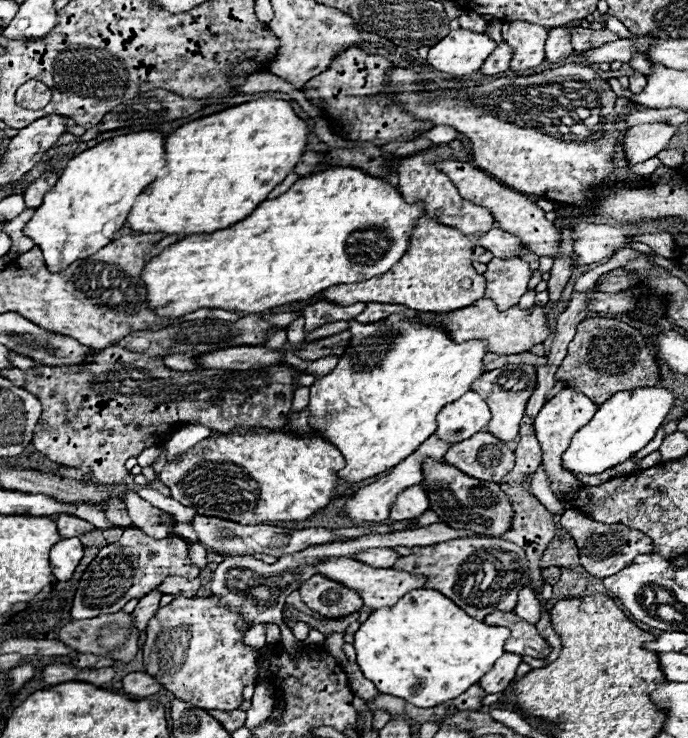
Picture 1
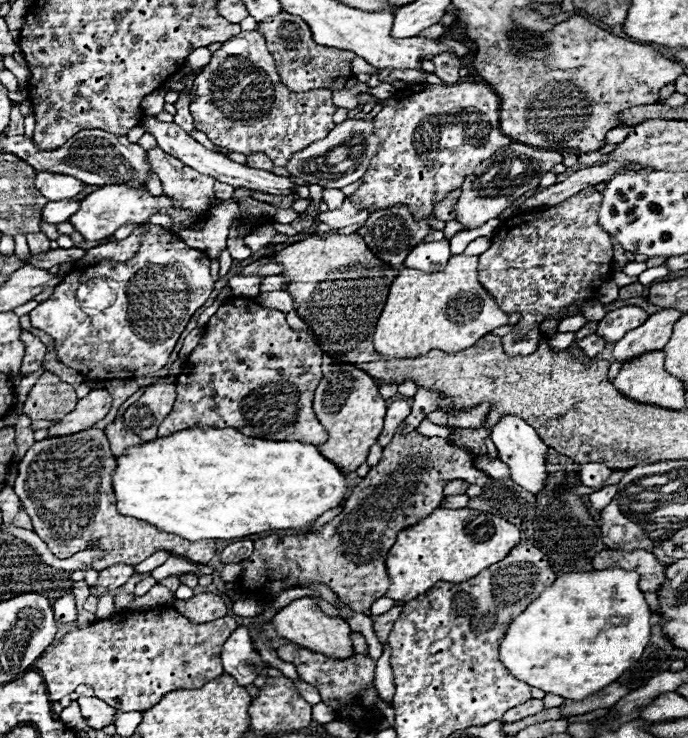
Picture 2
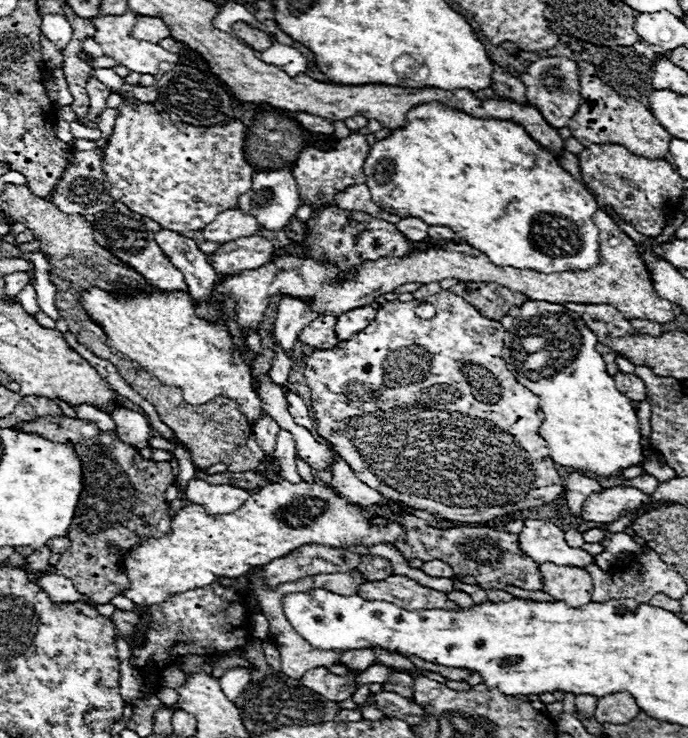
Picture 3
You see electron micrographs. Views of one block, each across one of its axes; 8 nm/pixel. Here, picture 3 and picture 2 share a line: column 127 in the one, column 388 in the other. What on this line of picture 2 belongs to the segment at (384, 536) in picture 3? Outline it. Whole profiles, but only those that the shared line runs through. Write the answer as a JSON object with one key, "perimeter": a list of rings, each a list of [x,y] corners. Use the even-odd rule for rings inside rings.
{"perimeter":[[[438,508],[428,518],[398,534],[398,540],[386,558],[386,570],[392,578],[386,596],[398,602],[408,602],[422,592],[428,592],[436,582],[466,582],[486,570],[490,564],[504,560],[518,542],[520,530],[500,516],[472,508]]]}

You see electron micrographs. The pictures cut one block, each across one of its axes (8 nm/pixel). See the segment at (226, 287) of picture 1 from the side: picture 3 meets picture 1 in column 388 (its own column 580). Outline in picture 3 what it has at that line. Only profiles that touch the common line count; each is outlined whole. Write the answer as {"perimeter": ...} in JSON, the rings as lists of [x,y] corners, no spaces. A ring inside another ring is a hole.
{"perimeter":[[[430,102],[430,104],[418,104],[406,114],[406,124],[402,128],[392,130],[392,136],[386,136],[384,140],[378,140],[366,158],[364,164],[364,174],[366,174],[366,186],[370,188],[372,200],[388,208],[392,214],[400,218],[408,216],[418,216],[422,218],[428,226],[448,226],[452,232],[458,234],[458,238],[470,246],[474,246],[478,252],[486,254],[490,262],[498,266],[512,266],[512,268],[530,268],[536,272],[552,274],[552,272],[566,272],[566,270],[588,270],[600,262],[598,256],[598,228],[592,222],[592,214],[598,210],[598,202],[594,196],[578,182],[574,180],[562,166],[560,162],[548,154],[528,132],[512,122],[512,120],[500,120],[500,118],[474,118],[462,110],[454,110],[450,106],[444,106],[440,102]]]}

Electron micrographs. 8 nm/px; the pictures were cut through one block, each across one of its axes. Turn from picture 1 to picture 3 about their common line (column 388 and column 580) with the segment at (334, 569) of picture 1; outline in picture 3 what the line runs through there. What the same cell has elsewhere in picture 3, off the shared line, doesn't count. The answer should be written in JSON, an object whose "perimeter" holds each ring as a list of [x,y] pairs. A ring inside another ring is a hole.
{"perimeter":[[[540,564],[540,576],[544,584],[544,592],[554,600],[562,600],[568,606],[582,606],[590,602],[592,596],[592,578],[586,570],[576,566],[556,566],[556,564]]]}

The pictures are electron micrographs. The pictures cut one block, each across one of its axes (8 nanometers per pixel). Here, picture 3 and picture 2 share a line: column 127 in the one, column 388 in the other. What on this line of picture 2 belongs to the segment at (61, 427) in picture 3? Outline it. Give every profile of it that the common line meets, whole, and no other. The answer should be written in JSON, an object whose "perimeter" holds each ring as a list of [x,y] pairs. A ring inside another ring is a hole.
{"perimeter":[[[404,422],[396,428],[396,434],[388,446],[384,446],[382,458],[376,466],[370,468],[370,472],[362,478],[362,482],[352,490],[348,500],[344,502],[342,512],[322,526],[318,532],[310,534],[298,534],[298,536],[266,536],[254,540],[254,554],[244,562],[244,572],[240,576],[240,586],[244,592],[258,594],[260,598],[268,598],[270,594],[308,584],[308,580],[318,580],[328,584],[340,598],[340,602],[348,604],[354,612],[370,610],[370,606],[382,598],[390,586],[390,578],[386,572],[386,556],[390,546],[396,542],[396,534],[404,528],[410,528],[410,524],[418,524],[418,520],[426,518],[430,512],[434,512],[442,500],[444,500],[444,484],[450,480],[464,478],[466,482],[472,482],[476,486],[486,486],[492,482],[490,476],[486,476],[482,470],[474,466],[476,456],[470,454],[464,448],[448,444],[444,438],[426,438],[416,432],[416,428],[408,434],[402,434]]]}

